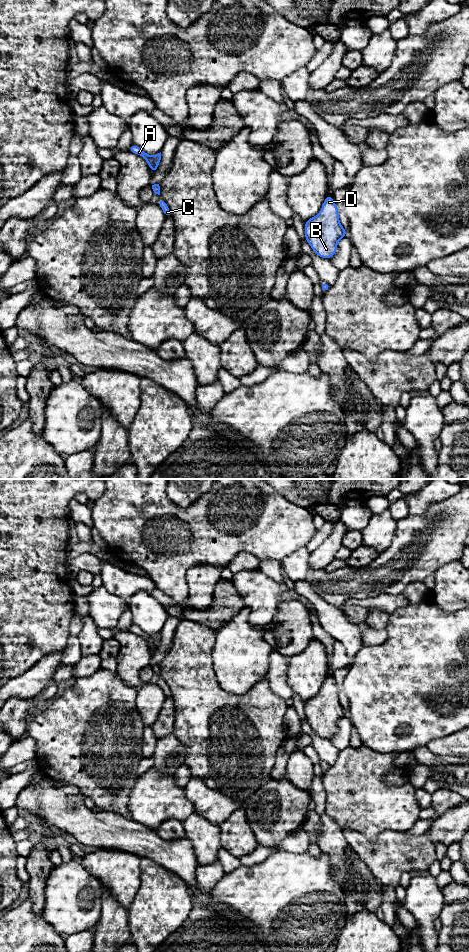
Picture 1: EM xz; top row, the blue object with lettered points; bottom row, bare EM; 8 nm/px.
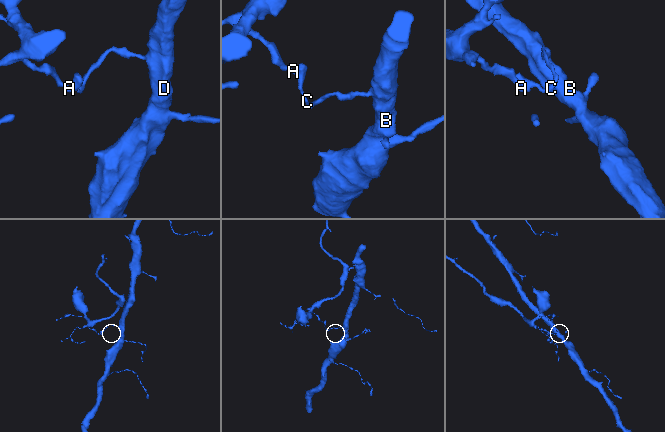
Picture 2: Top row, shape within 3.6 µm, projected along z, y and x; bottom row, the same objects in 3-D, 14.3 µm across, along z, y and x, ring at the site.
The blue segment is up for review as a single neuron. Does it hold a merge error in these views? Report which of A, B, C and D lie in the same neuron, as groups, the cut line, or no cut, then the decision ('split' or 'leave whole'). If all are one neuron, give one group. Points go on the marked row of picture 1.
groups A / B C D; cut xz (150, 156), (153, 162), (152, 170); split

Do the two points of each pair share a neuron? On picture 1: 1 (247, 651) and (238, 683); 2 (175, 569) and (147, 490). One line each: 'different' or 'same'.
1: same
2: same

